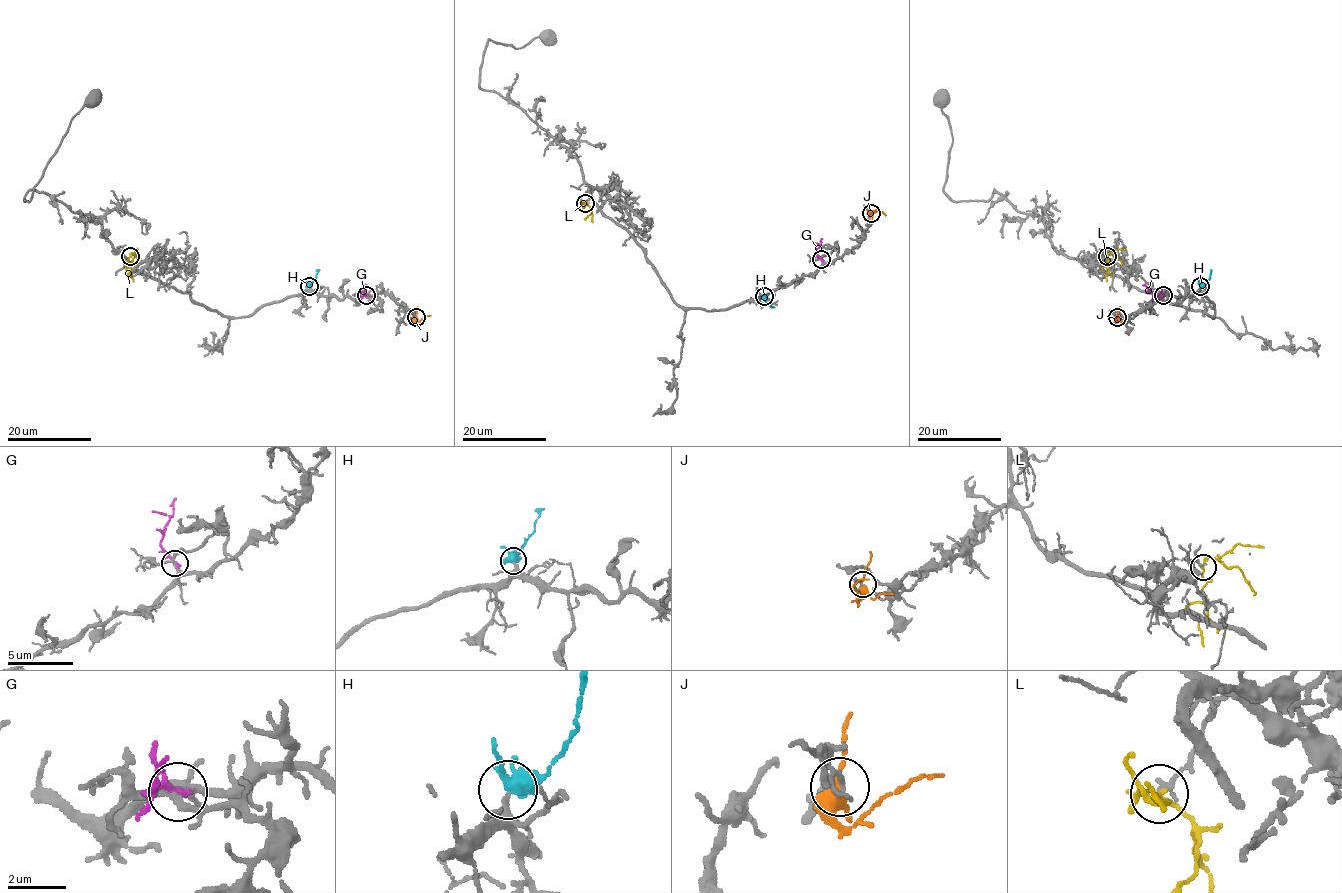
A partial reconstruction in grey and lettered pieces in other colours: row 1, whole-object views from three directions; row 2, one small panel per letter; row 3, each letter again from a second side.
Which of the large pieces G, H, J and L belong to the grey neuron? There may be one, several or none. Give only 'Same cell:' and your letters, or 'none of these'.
Same cell: H

